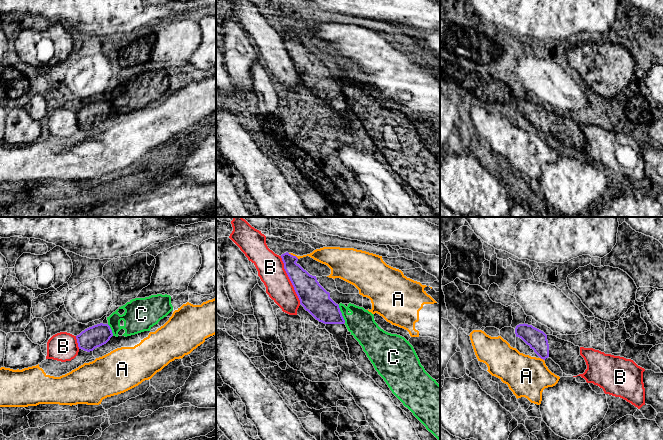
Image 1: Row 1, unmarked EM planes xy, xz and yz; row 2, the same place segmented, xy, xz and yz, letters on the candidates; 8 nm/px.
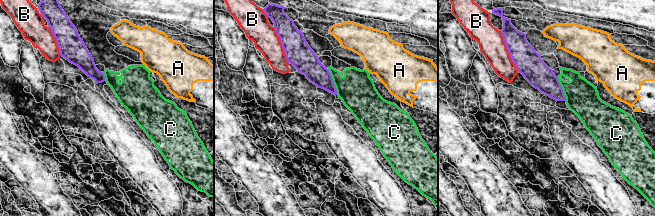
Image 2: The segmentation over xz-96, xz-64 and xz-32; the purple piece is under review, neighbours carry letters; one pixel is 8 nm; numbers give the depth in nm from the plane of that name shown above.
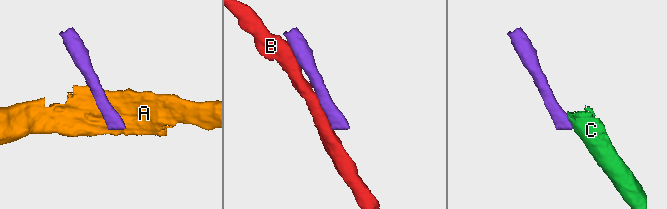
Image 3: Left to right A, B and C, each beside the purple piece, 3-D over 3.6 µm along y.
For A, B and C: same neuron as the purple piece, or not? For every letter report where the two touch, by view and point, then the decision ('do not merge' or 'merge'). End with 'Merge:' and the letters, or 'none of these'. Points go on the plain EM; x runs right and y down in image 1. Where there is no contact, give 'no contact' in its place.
A: xz (292, 31) | do not merge
B: xz (290, 56) | do not merge
C: xz (341, 90) | do not merge
Merge: none of these

